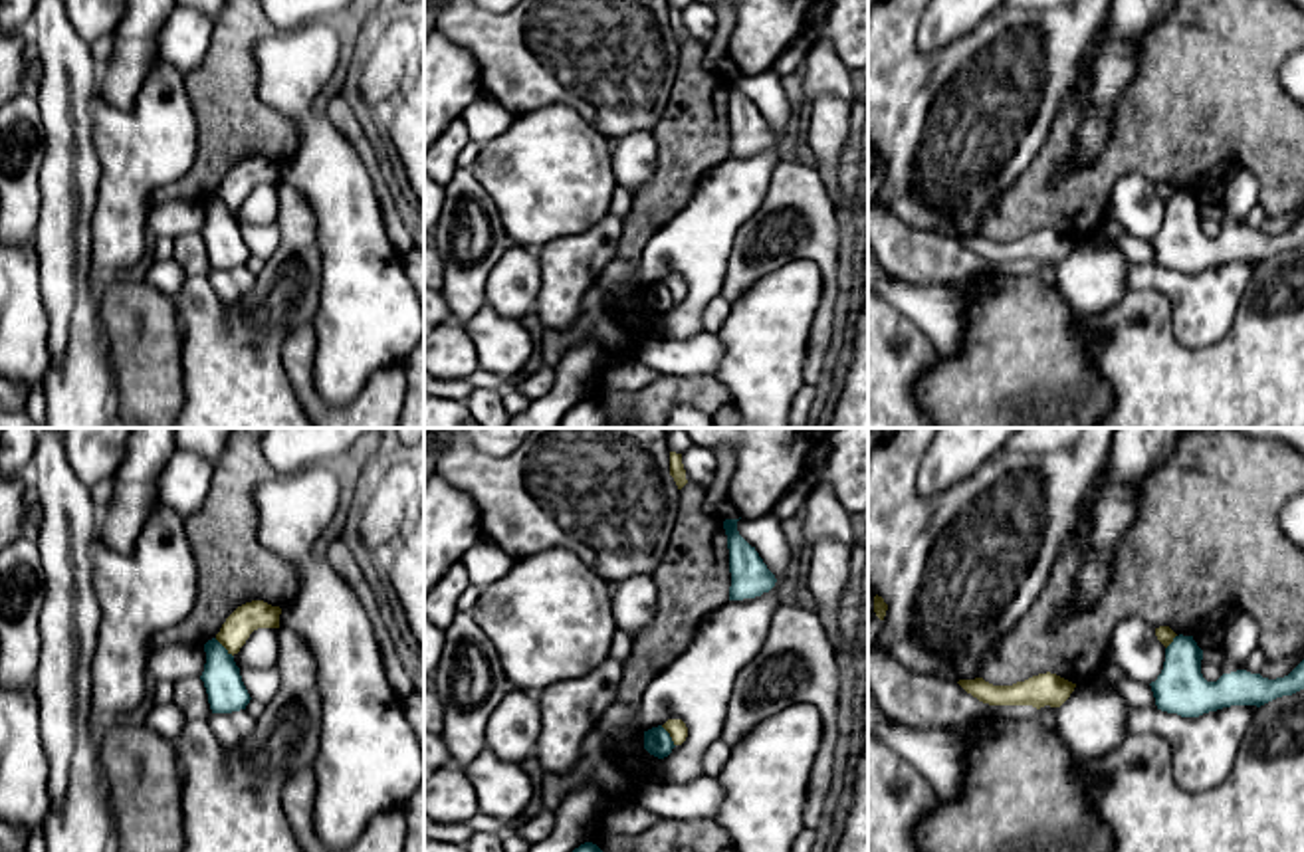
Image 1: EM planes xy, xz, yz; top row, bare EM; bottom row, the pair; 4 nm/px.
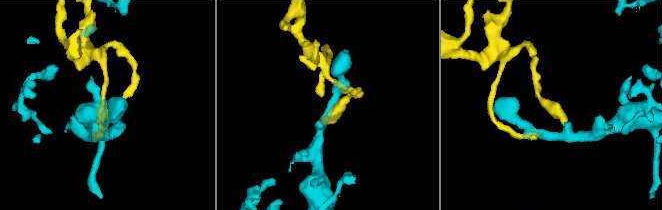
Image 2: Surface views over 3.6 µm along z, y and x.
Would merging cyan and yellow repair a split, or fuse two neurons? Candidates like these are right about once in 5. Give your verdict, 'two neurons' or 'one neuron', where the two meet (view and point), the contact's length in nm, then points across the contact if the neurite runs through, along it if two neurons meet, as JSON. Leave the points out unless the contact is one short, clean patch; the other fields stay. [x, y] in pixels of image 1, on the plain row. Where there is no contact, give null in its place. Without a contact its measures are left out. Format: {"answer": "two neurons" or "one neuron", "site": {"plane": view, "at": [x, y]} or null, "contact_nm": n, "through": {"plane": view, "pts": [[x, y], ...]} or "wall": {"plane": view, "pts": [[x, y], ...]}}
{"answer": "two neurons", "site": {"plane": "xy", "at": [224, 205]}, "contact_nm": 110, "wall": {"plane": "xy", "pts": [[215, 195], [232, 212]]}}

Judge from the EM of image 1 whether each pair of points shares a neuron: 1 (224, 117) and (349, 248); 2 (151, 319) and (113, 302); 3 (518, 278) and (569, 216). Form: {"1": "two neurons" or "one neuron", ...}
{"1": "two neurons", "2": "one neuron", "3": "two neurons"}

